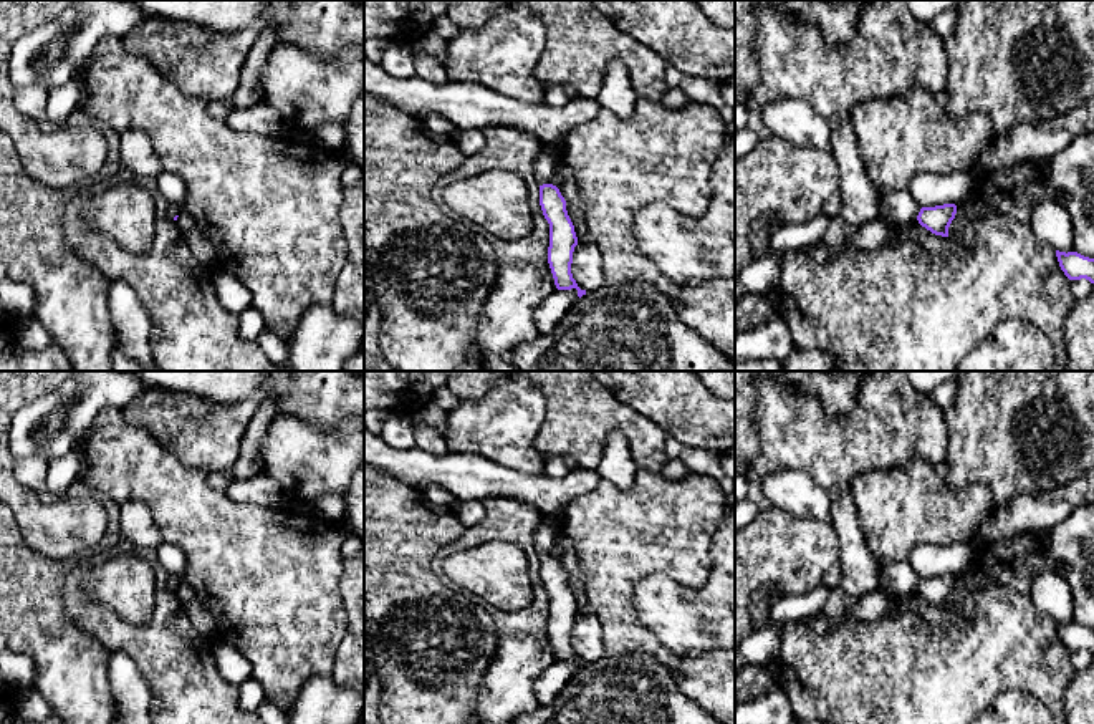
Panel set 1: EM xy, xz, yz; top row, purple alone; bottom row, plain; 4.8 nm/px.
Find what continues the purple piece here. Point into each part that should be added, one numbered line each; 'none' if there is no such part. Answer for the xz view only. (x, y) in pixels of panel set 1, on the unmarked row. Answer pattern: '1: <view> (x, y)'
1: xz (545, 535)

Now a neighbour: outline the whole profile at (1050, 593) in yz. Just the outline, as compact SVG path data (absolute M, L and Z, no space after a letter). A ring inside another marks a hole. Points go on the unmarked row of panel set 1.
M1056 572L1036 573L1031 583L1034 606L1059 623L1074 623L1072 595Z

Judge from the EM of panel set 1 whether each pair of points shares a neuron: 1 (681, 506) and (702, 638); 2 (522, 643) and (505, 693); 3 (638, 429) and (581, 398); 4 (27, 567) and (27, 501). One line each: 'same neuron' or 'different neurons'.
1: different neurons
2: same neuron
3: same neuron
4: different neurons

